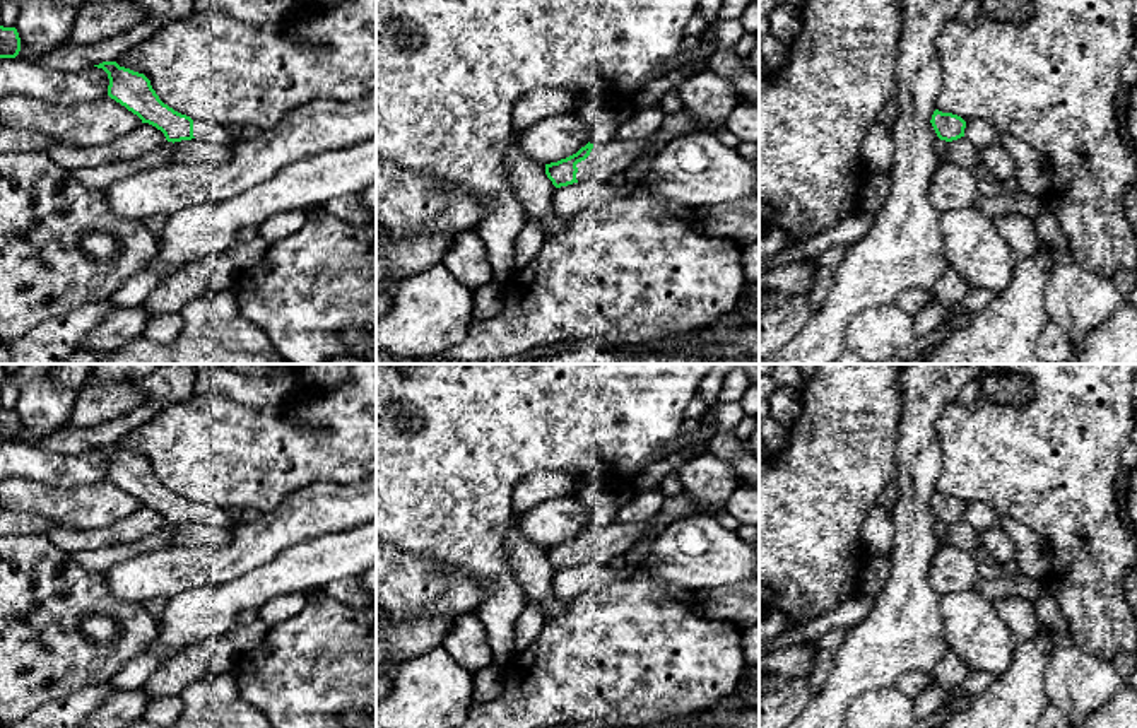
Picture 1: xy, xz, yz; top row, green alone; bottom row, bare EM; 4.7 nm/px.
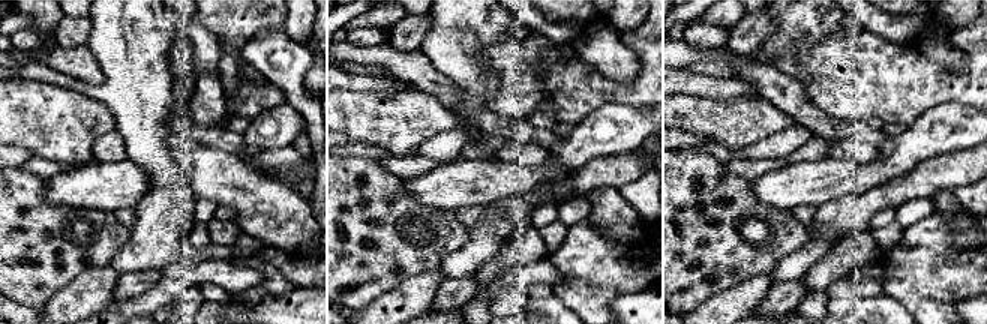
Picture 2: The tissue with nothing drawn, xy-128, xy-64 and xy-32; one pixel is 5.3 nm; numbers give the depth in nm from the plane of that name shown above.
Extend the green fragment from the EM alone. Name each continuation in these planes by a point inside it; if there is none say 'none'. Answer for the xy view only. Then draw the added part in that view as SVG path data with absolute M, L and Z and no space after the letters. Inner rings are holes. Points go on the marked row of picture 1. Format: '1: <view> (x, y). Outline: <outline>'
1: xy (211, 132). Outline: M193 120L193 137L200 140L207 140L217 145L236 145L241 138L236 138L227 126L221 126L215 123L195 121Z

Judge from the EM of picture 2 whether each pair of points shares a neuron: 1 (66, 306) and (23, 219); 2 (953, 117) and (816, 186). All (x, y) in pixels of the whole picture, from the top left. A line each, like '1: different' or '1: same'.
1: different
2: same

